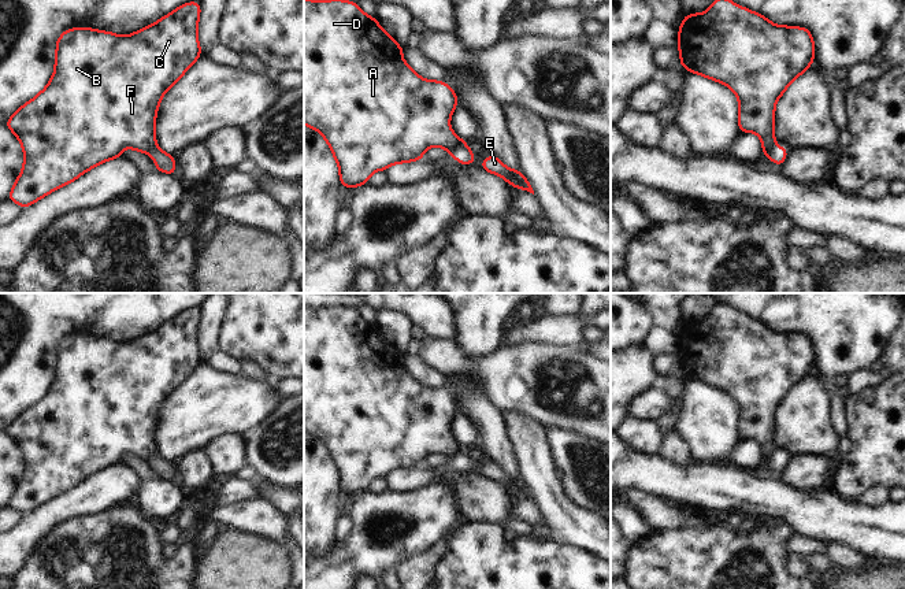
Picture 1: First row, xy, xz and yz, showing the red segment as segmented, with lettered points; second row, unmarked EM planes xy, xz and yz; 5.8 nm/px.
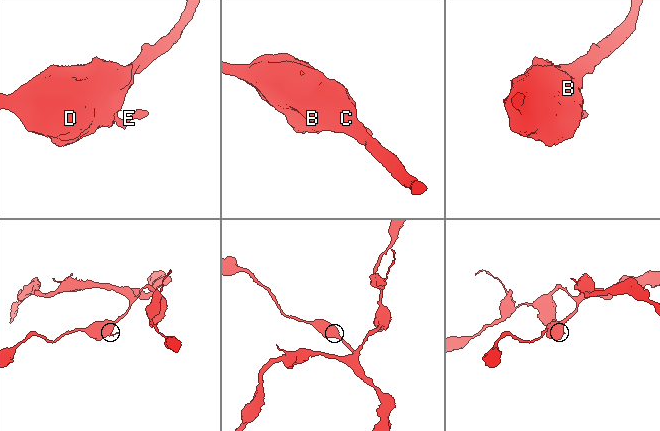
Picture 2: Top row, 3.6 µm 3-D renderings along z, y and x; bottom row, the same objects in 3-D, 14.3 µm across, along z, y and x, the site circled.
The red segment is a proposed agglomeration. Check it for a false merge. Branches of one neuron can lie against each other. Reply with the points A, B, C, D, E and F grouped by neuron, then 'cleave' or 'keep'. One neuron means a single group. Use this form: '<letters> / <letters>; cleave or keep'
A B C D F / E; cleave

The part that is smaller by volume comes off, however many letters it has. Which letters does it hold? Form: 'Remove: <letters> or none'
Remove: E

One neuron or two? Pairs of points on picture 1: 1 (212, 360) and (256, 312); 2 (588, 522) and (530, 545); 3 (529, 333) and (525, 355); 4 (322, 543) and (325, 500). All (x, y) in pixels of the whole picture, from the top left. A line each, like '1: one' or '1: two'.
1: two
2: two
3: two
4: one

